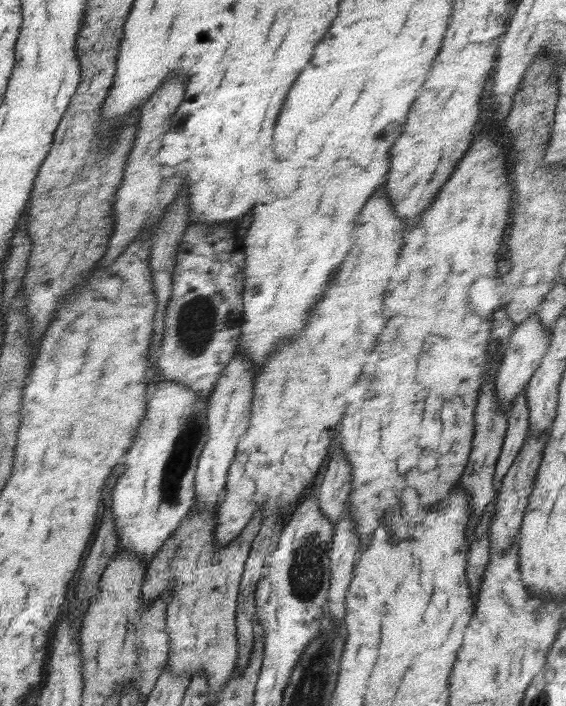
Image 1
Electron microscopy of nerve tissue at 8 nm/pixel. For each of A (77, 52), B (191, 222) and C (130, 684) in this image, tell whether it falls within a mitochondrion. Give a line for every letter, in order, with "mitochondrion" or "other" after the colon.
A: other
B: other
C: other

